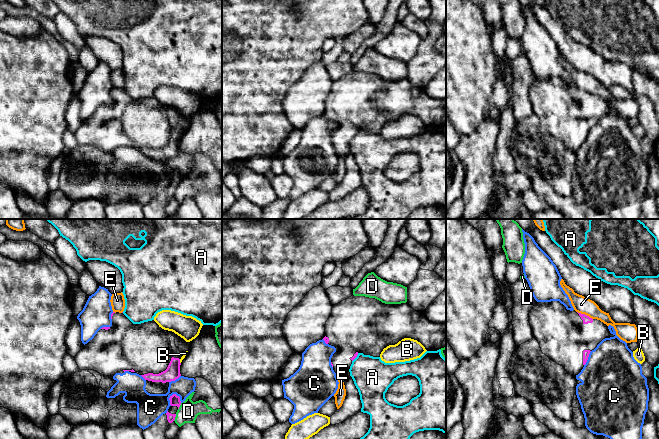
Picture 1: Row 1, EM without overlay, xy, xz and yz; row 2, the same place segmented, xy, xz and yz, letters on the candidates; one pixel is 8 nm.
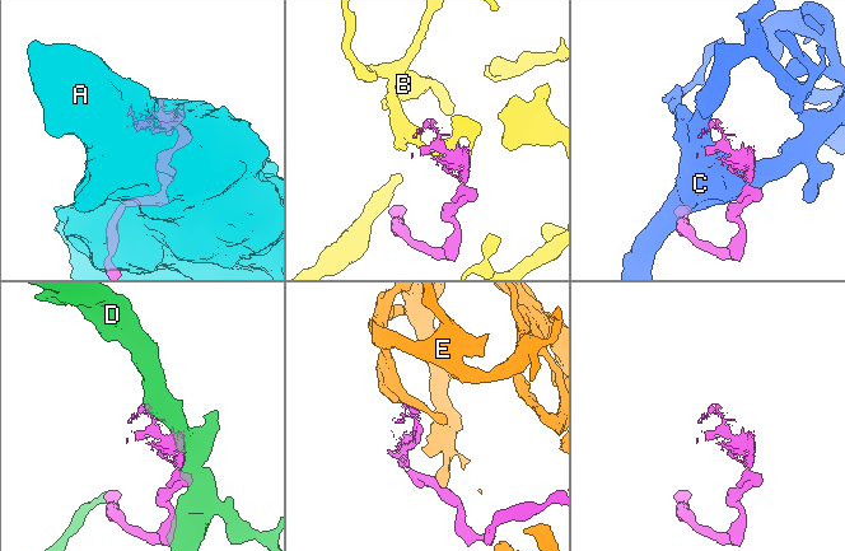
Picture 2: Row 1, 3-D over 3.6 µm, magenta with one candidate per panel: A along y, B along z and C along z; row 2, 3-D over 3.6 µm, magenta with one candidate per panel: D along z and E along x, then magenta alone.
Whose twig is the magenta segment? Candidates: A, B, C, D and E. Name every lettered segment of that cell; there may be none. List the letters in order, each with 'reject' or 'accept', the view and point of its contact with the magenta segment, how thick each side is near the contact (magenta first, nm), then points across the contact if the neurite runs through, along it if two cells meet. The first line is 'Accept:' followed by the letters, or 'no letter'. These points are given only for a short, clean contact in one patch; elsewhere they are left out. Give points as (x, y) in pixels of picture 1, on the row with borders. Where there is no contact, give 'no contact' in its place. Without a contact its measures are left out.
Accept: no letter
A: reject | xz (356, 356) | 30/300 nm
B: reject | xy (179, 361) | 120/20 nm | along xy (179, 359), (180, 363)
C: reject | xy (175, 394) | 80/220 nm
D: reject | xy (175, 416) | 60/160 nm
E: reject | yz (584, 314) | 70/140 nm | along yz (577, 311), (588, 315), (592, 319)

